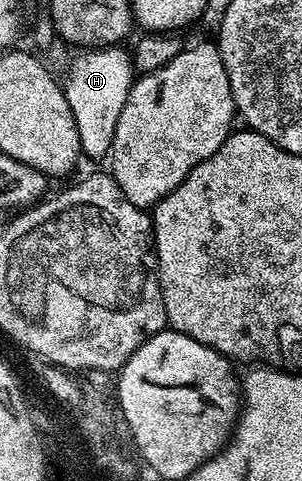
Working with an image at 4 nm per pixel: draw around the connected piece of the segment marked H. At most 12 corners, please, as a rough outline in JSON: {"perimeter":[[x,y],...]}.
{"perimeter":[[124,47],[77,54],[62,77],[81,154],[107,158],[132,89]]}

